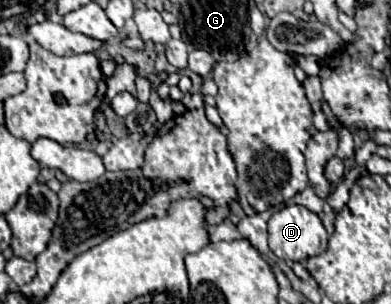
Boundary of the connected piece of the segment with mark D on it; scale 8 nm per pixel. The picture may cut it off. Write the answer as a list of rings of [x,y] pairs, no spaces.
[[[289,204],[289,206],[283,206],[281,210],[277,210],[269,218],[269,248],[281,260],[305,262],[307,258],[313,258],[325,250],[327,238],[329,238],[329,234],[323,228],[319,216],[309,212],[305,206]]]

